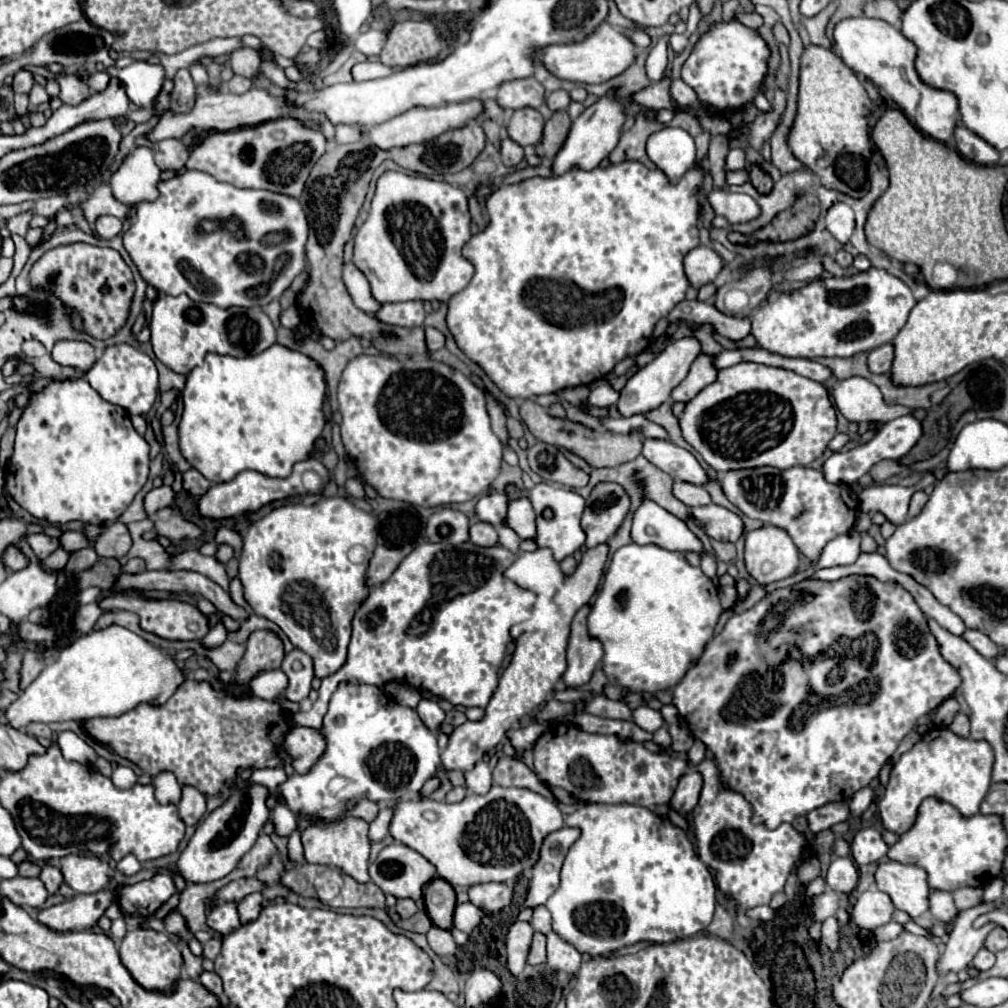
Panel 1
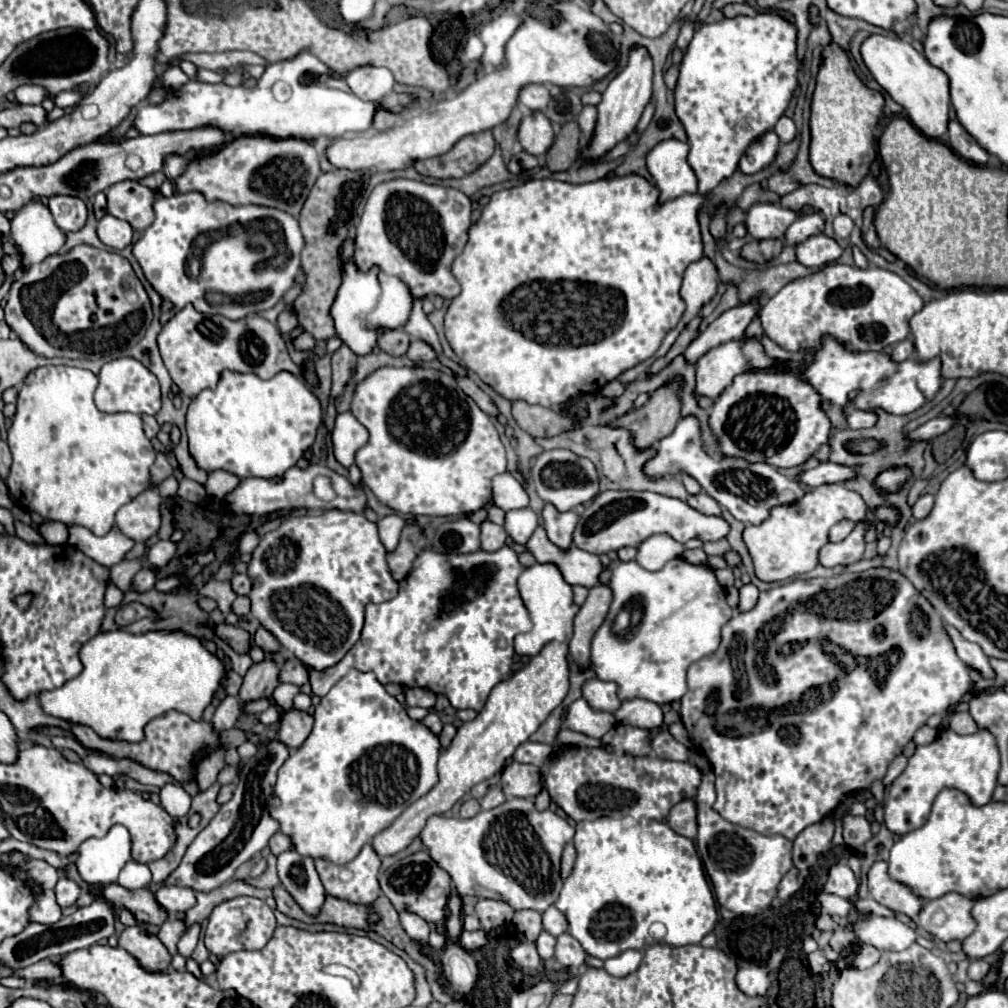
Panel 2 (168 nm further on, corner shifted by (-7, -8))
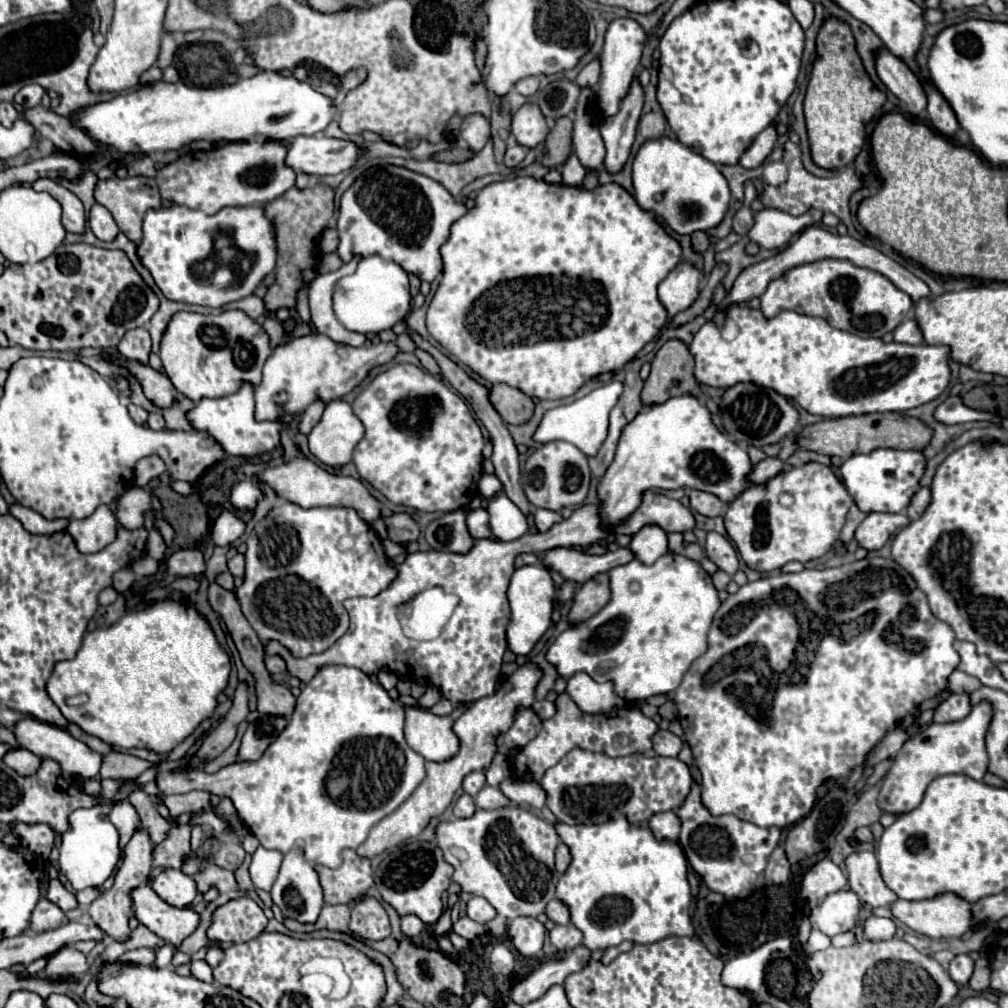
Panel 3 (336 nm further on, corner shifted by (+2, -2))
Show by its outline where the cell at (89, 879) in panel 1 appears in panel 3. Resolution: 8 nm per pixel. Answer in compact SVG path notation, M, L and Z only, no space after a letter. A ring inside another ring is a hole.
M147 883L131 891L133 915L161 939L179 947L199 925L199 915L193 909L177 909L165 903Z

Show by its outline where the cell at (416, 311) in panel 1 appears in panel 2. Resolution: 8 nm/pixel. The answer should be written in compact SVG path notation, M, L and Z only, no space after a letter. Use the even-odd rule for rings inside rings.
M420 299L414 301L412 315L410 315L410 319L408 319L408 323L406 323L404 329L406 329L408 335L412 335L412 337L416 337L416 339L422 339L424 343L428 343L438 355L442 353L442 347L440 347L438 335L436 335L432 323L426 319L426 313L422 311L422 301L420 301Z

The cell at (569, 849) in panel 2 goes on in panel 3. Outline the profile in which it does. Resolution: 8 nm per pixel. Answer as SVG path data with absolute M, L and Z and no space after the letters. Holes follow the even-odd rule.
M565 843L557 845L557 853L555 853L555 863L557 863L557 871L563 873L569 867L569 847Z

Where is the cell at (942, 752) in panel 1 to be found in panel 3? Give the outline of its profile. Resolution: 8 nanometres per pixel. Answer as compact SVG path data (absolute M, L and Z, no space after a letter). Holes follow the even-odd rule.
M979 703L965 719L955 723L943 723L943 725L931 723L927 729L907 739L901 751L897 753L897 757L893 759L887 777L883 779L881 793L879 793L879 807L885 813L893 813L893 815L903 815L913 811L921 803L927 785L941 775L961 773L975 781L981 781L989 765L989 757L985 751L985 733L989 721L991 721L991 705Z

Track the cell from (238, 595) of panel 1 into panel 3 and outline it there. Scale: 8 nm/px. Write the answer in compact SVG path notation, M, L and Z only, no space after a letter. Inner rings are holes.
M235 555L233 559L229 559L227 567L229 567L229 571L231 571L233 577L243 577L243 573L245 573L245 561L243 561L243 555Z

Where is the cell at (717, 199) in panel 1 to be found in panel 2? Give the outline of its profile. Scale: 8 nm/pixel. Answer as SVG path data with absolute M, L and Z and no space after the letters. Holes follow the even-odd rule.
M758 203L750 207L746 215L746 227L748 233L754 239L784 239L786 229L794 223L796 213L790 209L784 209L780 205L770 203Z

